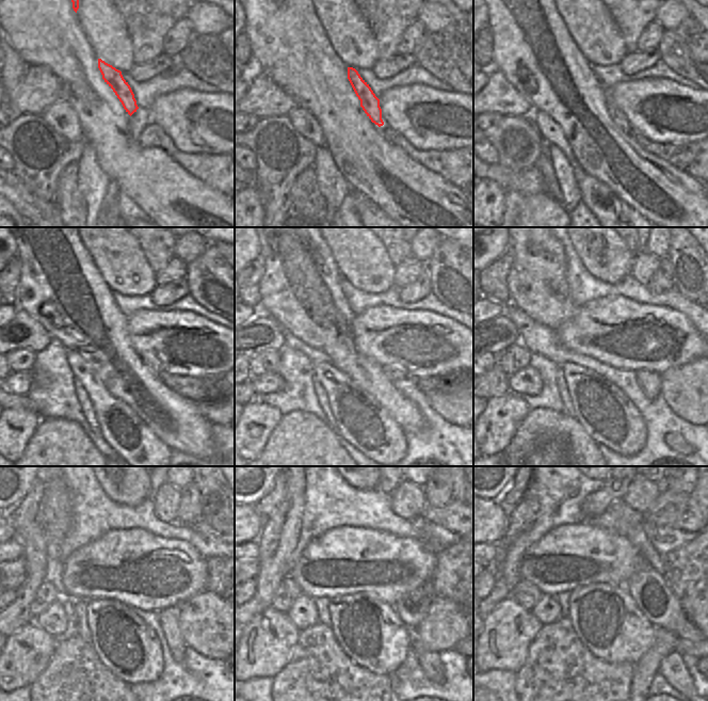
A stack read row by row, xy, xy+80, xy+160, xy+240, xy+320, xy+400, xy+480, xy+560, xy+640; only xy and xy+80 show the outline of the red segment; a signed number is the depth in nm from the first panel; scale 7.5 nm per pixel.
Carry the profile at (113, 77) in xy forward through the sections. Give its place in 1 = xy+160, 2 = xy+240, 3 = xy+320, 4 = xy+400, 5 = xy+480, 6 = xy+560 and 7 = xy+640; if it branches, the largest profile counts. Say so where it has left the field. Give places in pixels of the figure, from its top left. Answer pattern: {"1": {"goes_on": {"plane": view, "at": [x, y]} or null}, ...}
{"1": {"goes_on": {"plane": "xy+160", "at": [620, 120]}}, "2": {"goes_on": {"plane": "xy+240", "at": [150, 362]}}, "3": {"goes_on": {"plane": "xy+320", "at": [393, 372]}}, "4": {"goes_on": {"plane": "xy+400", "at": [649, 382]}}, "5": {"goes_on": {"plane": "xy+480", "at": [169, 618]}}, "6": {"goes_on": {"plane": "xy+560", "at": [430, 662]}}, "7": {"goes_on": {"plane": "xy+640", "at": [673, 669]}}}

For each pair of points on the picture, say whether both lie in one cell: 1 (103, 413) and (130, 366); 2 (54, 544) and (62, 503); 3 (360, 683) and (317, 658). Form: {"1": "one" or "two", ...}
{"1": "two", "2": "one", "3": "one"}

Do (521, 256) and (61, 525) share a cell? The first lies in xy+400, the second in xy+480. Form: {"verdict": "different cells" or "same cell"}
{"verdict": "same cell"}

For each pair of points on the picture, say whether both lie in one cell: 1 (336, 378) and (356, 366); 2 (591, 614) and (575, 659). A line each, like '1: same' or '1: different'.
1: different
2: different

